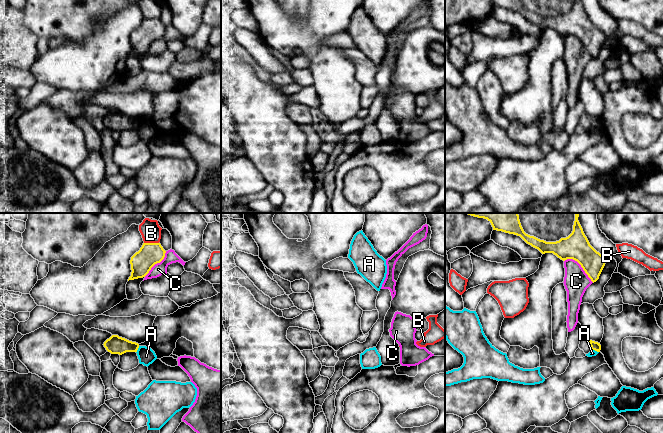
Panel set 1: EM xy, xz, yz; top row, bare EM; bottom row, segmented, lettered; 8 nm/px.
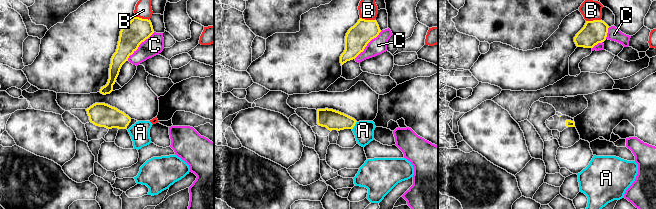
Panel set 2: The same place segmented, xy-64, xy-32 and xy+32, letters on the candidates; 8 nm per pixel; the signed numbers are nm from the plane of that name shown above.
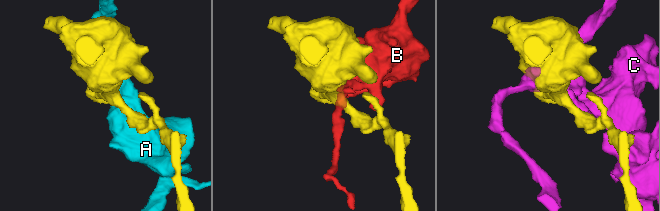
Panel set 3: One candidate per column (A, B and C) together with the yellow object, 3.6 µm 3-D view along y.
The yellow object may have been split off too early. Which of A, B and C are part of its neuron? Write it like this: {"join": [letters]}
{"join": []}

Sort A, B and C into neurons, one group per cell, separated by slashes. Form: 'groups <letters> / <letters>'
groups A / B / C

